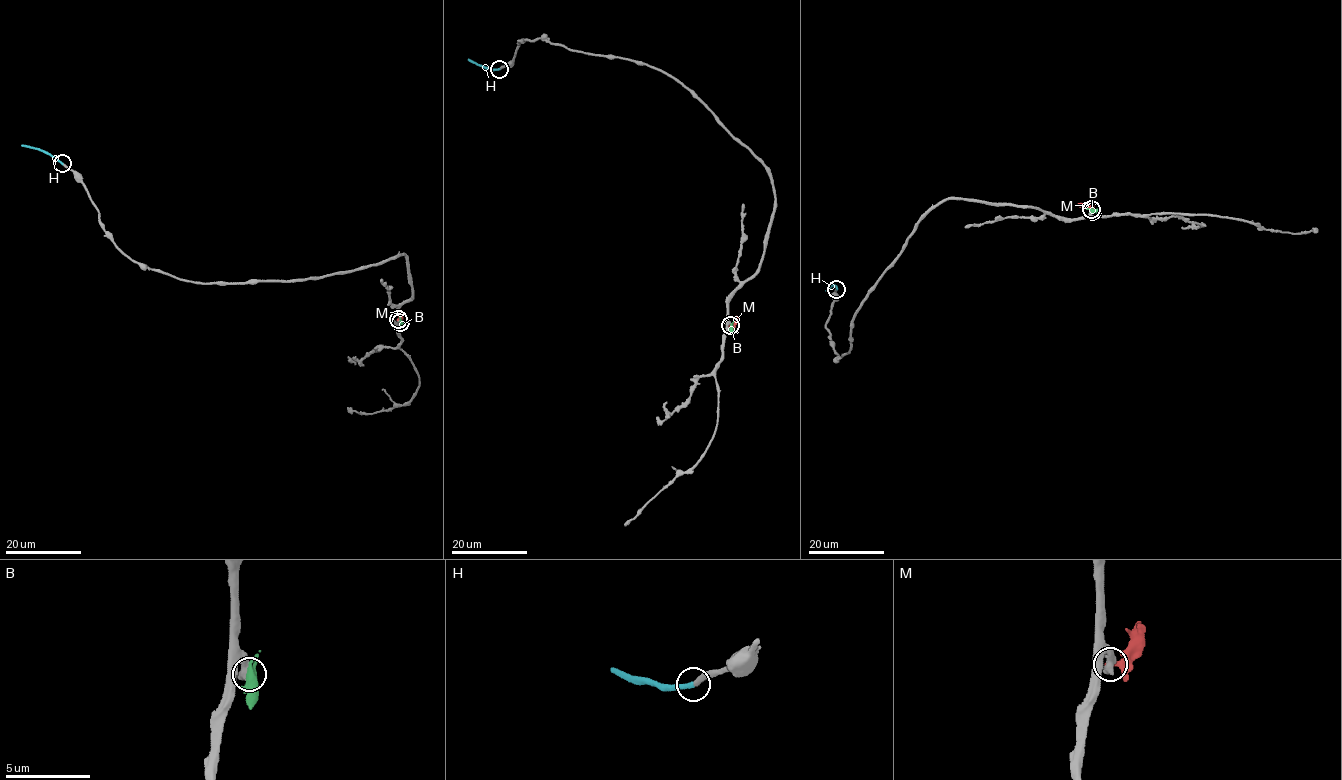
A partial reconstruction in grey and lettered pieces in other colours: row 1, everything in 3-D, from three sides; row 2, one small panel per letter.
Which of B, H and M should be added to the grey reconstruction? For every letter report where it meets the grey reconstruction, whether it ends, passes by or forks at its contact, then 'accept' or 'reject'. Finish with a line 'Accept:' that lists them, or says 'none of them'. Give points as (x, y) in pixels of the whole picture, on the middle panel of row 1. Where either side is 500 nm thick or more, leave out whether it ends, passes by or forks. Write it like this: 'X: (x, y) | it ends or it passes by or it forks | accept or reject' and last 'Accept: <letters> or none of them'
B: (731, 326) | reject
H: (499, 69) | it ends | accept
M: (730, 325) | it ends | reject
Accept: H

